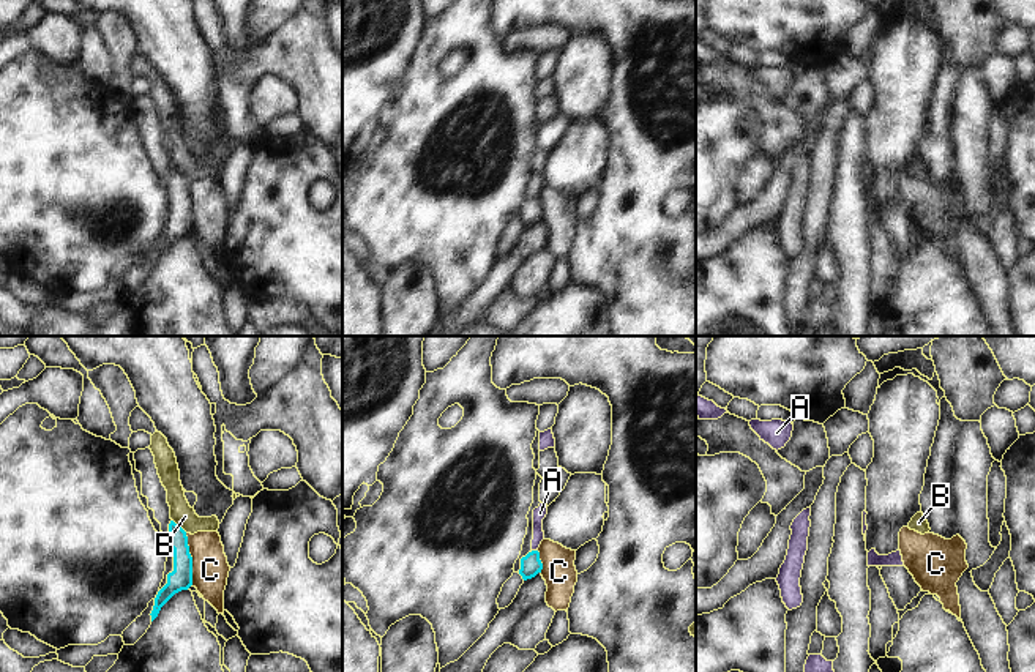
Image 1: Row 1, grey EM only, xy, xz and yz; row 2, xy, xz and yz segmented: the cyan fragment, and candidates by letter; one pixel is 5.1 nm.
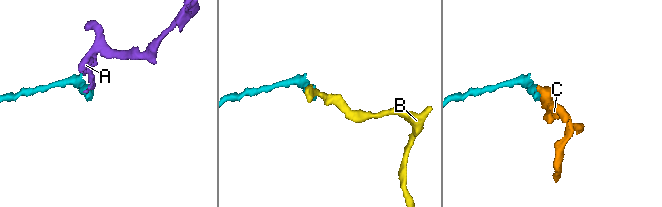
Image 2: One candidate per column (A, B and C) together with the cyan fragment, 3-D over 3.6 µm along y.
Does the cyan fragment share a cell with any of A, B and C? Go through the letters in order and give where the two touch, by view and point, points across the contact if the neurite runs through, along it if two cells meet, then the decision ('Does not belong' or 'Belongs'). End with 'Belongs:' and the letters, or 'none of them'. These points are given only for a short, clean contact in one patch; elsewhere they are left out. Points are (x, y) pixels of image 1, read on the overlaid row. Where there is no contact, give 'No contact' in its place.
A: Touches cyan at xz (535, 551). Boundary: xz (532, 549), (537, 551). Does not belong
B: Touches cyan at xy (179, 526). Boundary: xy (172, 519), (186, 532). Does not belong
C: Touches cyan at xy (191, 559). Boundary: xy (185, 533), (191, 557), (193, 584). Does not belong
Belongs: none of them.

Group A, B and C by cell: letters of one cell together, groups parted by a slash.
A / B / C

